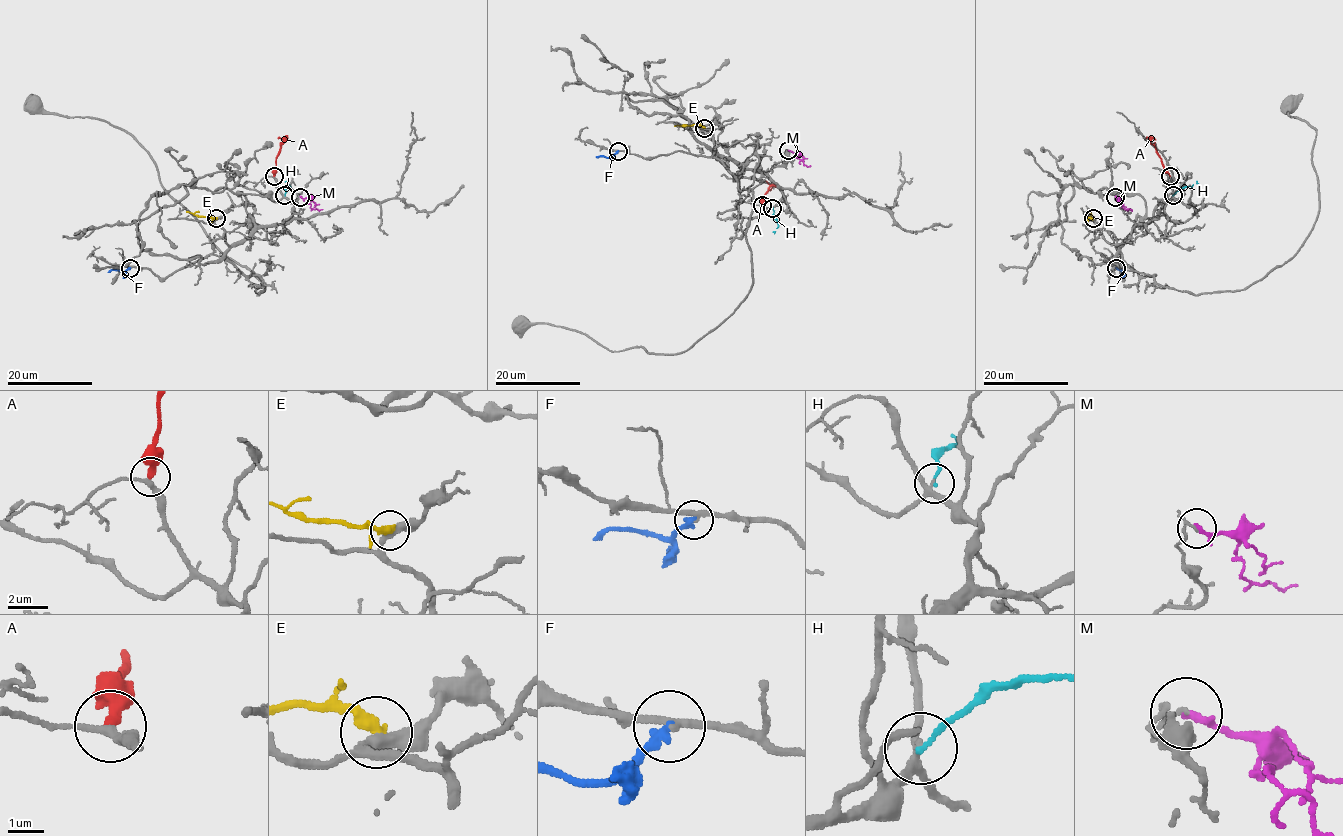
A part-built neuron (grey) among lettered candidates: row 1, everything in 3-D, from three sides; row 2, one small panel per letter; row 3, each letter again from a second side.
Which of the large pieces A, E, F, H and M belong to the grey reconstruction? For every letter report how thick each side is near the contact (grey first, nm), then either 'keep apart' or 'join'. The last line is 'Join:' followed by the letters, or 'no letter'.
A: 220/300 nm | join
E: 360/360 nm | keep apart
F: 200/240 nm | keep apart
H: 170/150 nm | keep apart
M: 70/190 nm | keep apart
Join: A

